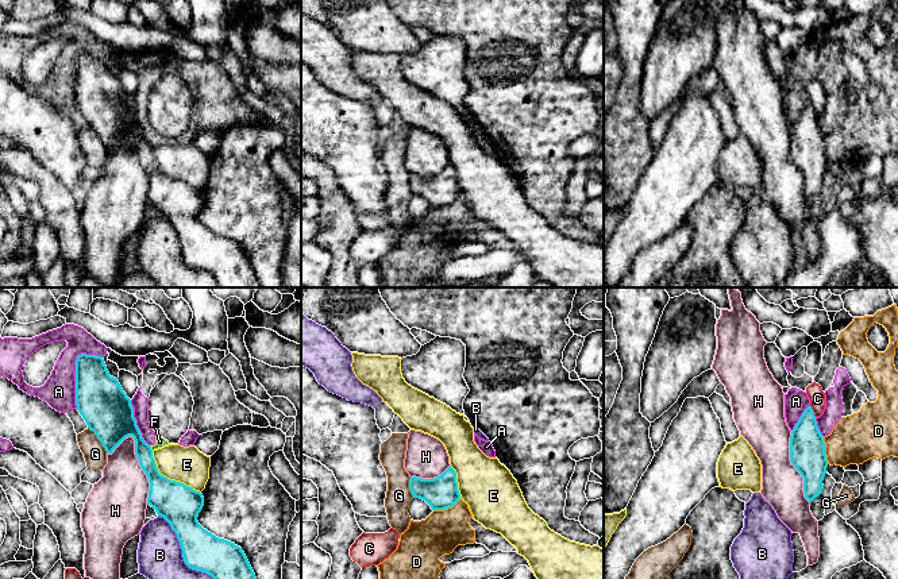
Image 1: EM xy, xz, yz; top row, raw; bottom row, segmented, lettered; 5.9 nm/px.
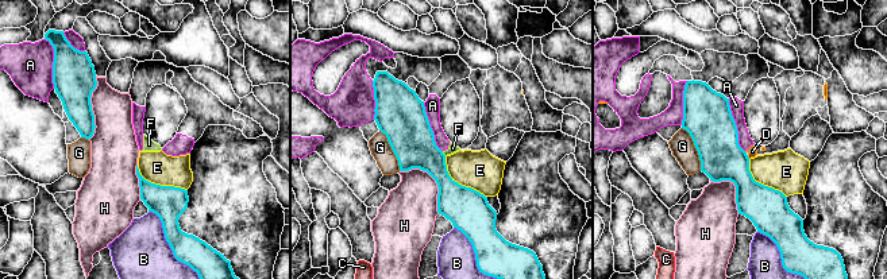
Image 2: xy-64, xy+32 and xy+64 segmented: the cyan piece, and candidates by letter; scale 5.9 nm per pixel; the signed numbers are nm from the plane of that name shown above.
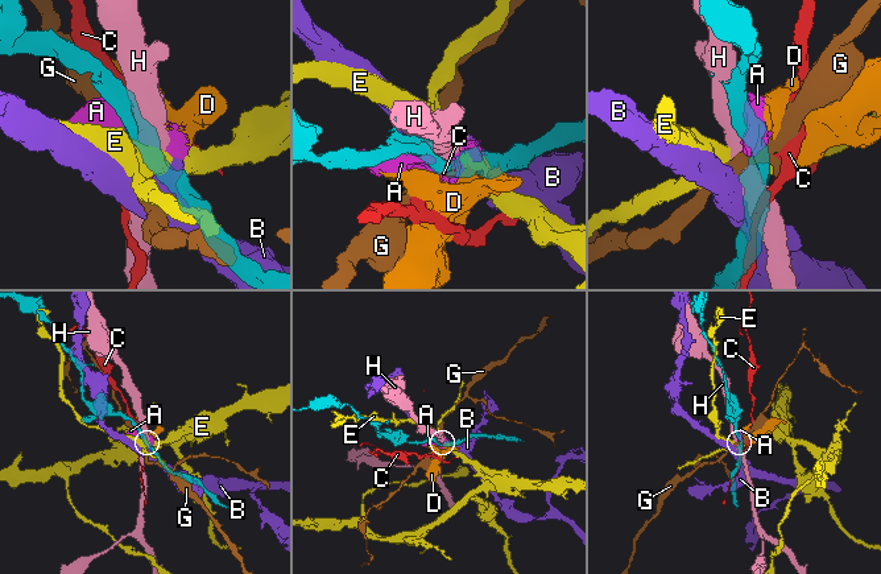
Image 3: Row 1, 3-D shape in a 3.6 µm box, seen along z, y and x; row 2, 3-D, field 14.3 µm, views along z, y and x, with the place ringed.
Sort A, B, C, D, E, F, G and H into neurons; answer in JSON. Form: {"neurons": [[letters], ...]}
{"neurons": [["A", "D", "F"], ["B"], ["C"], ["E"], ["G"], ["H"]]}

